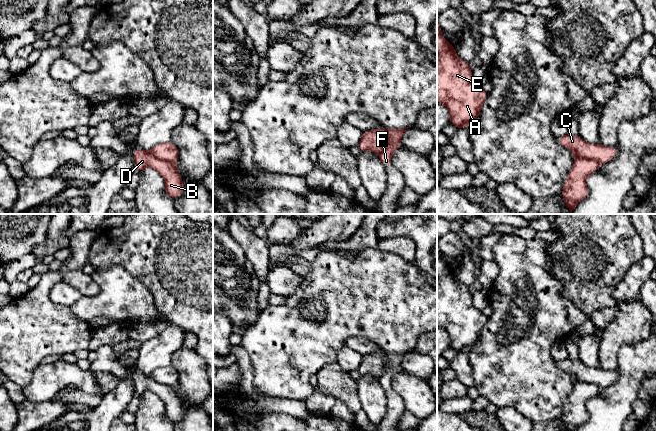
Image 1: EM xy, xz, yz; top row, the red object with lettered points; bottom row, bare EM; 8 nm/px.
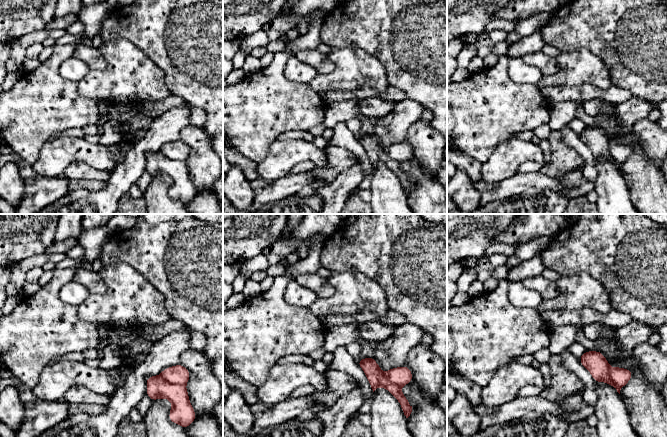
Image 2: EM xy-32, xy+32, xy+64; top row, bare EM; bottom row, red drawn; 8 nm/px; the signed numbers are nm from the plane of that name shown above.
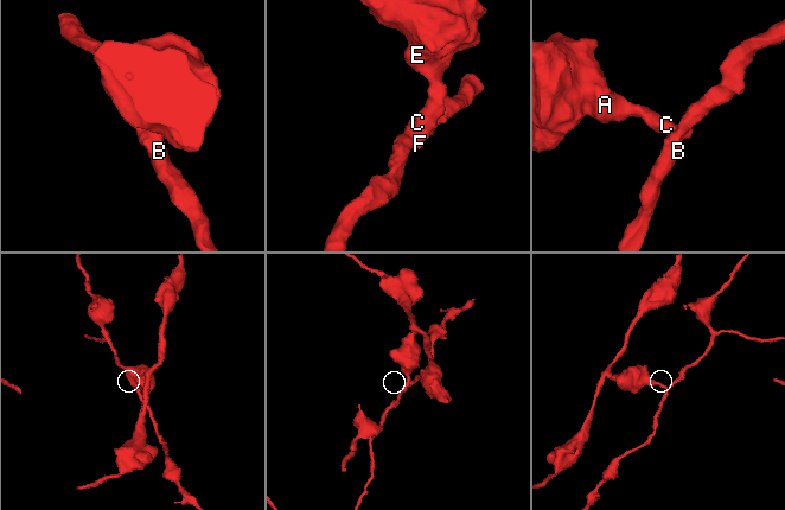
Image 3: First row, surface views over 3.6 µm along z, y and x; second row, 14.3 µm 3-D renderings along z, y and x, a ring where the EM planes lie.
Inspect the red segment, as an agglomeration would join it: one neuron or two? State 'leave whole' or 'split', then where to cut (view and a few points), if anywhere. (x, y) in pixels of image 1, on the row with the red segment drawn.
split; cut xy (150, 151), (160, 159), (175, 162)

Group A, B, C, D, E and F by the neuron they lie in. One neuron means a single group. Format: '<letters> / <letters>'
A C E F / B D

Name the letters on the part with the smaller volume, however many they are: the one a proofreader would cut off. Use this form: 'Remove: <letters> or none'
Remove: B, D

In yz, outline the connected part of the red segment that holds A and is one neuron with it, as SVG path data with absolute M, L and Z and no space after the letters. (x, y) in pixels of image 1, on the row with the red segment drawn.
M437 14L437 102L446 106L456 129L467 128L480 116L488 93L474 83L469 63L459 58L455 47L442 36L438 17Z

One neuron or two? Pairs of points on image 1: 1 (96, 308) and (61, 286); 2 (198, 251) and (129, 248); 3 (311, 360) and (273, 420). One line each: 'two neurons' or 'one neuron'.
1: two neurons
2: one neuron
3: two neurons

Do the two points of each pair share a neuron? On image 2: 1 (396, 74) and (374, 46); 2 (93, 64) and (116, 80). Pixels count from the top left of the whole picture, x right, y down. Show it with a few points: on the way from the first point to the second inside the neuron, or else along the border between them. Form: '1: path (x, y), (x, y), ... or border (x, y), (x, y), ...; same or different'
1: path (395, 67), (381, 53); same
2: border (97, 49), (106, 66), (91, 70); different

